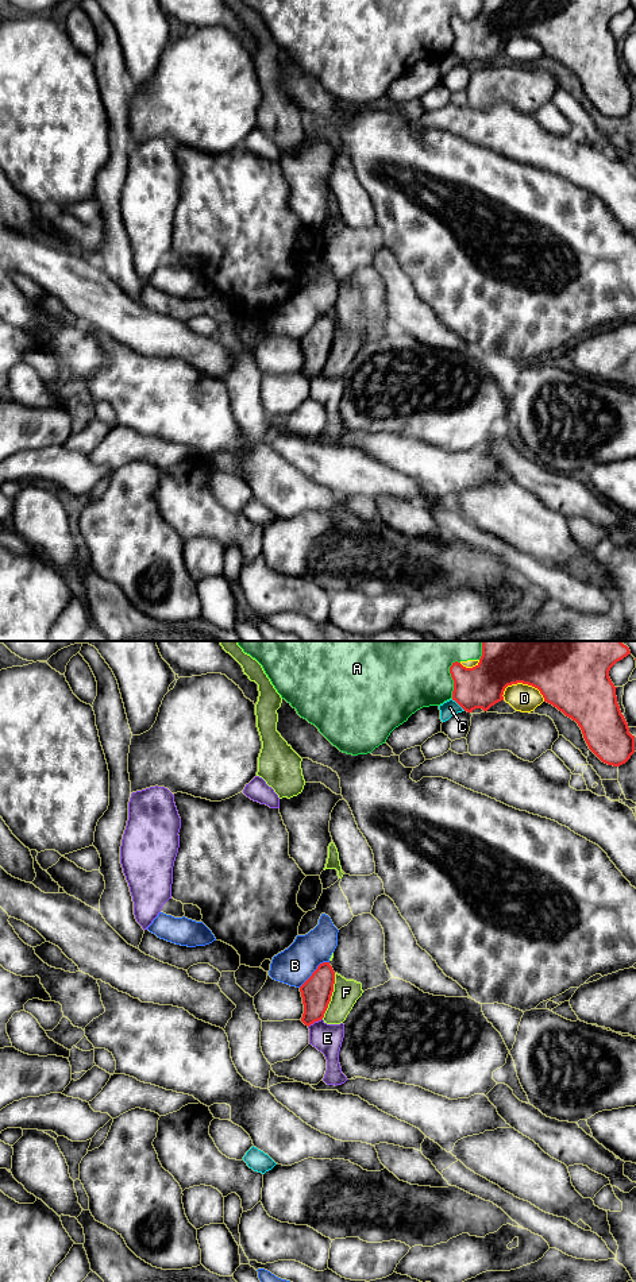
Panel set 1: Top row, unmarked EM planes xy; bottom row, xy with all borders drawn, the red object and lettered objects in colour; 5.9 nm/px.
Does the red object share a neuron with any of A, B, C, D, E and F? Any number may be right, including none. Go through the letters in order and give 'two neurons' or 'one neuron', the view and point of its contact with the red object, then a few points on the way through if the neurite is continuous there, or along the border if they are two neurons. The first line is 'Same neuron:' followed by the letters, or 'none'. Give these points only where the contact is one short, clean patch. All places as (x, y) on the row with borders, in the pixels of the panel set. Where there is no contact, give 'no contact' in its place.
Same neuron: F
A: two neurons; meets red in xy at (453, 679)
B: two neurons; meets red in xy at (313, 972); border along xy (328, 961), (323, 961), (299, 987)
C: two neurons; meets red in xy at (458, 703)
D: two neurons; meets red in xy at (524, 683)
E: two neurons; meets red in xy at (315, 1020)
F: one neuron; meets red in xy at (331, 995)

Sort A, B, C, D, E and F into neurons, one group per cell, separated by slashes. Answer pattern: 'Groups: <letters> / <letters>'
Groups: A D / B / C / E / F

